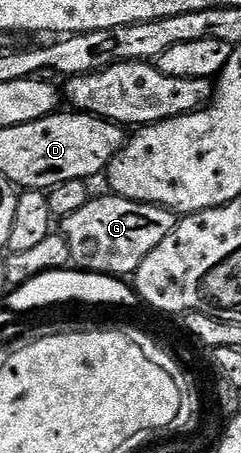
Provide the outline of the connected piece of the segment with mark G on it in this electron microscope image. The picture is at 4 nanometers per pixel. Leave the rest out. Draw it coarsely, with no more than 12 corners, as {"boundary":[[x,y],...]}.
{"boundary":[[91,197],[62,222],[75,266],[133,275],[174,230],[171,210]]}

